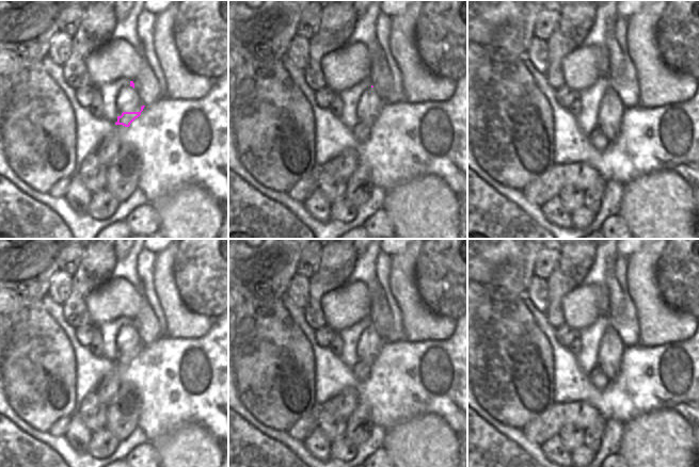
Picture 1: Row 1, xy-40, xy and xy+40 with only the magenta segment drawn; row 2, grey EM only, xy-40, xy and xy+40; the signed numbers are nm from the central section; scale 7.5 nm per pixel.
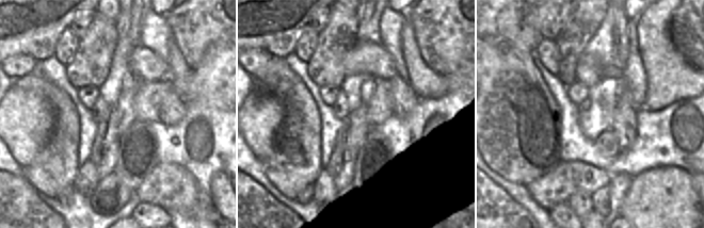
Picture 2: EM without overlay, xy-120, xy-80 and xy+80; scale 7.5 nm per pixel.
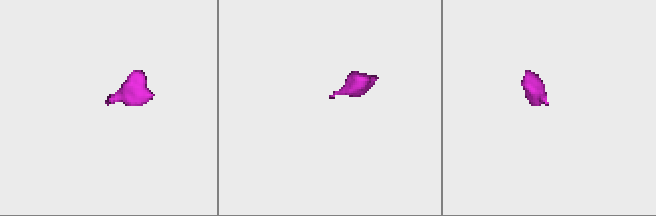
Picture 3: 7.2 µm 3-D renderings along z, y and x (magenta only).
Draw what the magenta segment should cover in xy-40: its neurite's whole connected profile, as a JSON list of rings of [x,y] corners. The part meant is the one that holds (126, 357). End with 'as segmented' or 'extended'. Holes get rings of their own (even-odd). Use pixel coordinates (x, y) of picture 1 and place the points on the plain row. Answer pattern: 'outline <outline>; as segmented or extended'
outline [[[145,344],[141,345],[140,351],[123,351],[121,355],[117,355],[117,360],[115,361],[115,370],[118,374],[128,369],[130,363],[141,354]]]; extended

